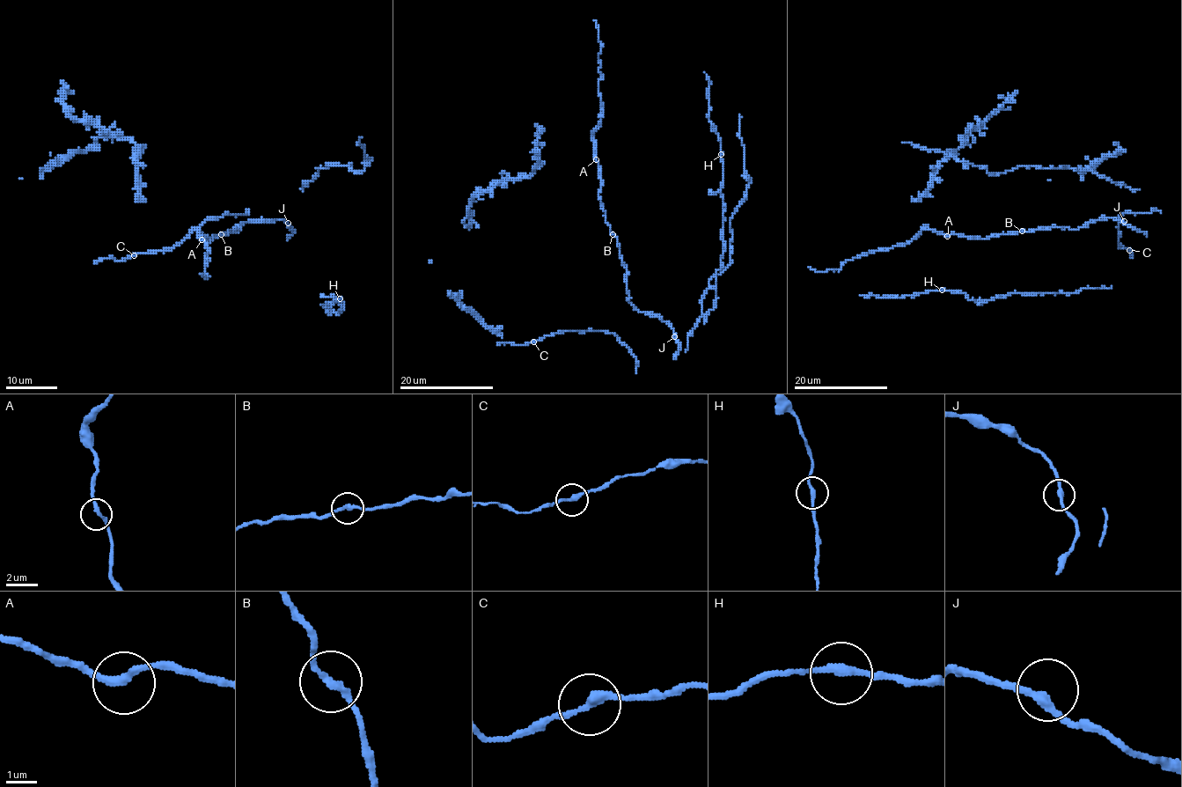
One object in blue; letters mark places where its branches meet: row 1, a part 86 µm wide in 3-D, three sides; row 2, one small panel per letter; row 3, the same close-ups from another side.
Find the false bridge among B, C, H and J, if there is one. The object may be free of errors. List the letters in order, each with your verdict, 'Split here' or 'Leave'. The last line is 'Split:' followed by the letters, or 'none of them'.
B: Leave
C: Leave
H: Leave
J: Leave
Split: none of them

